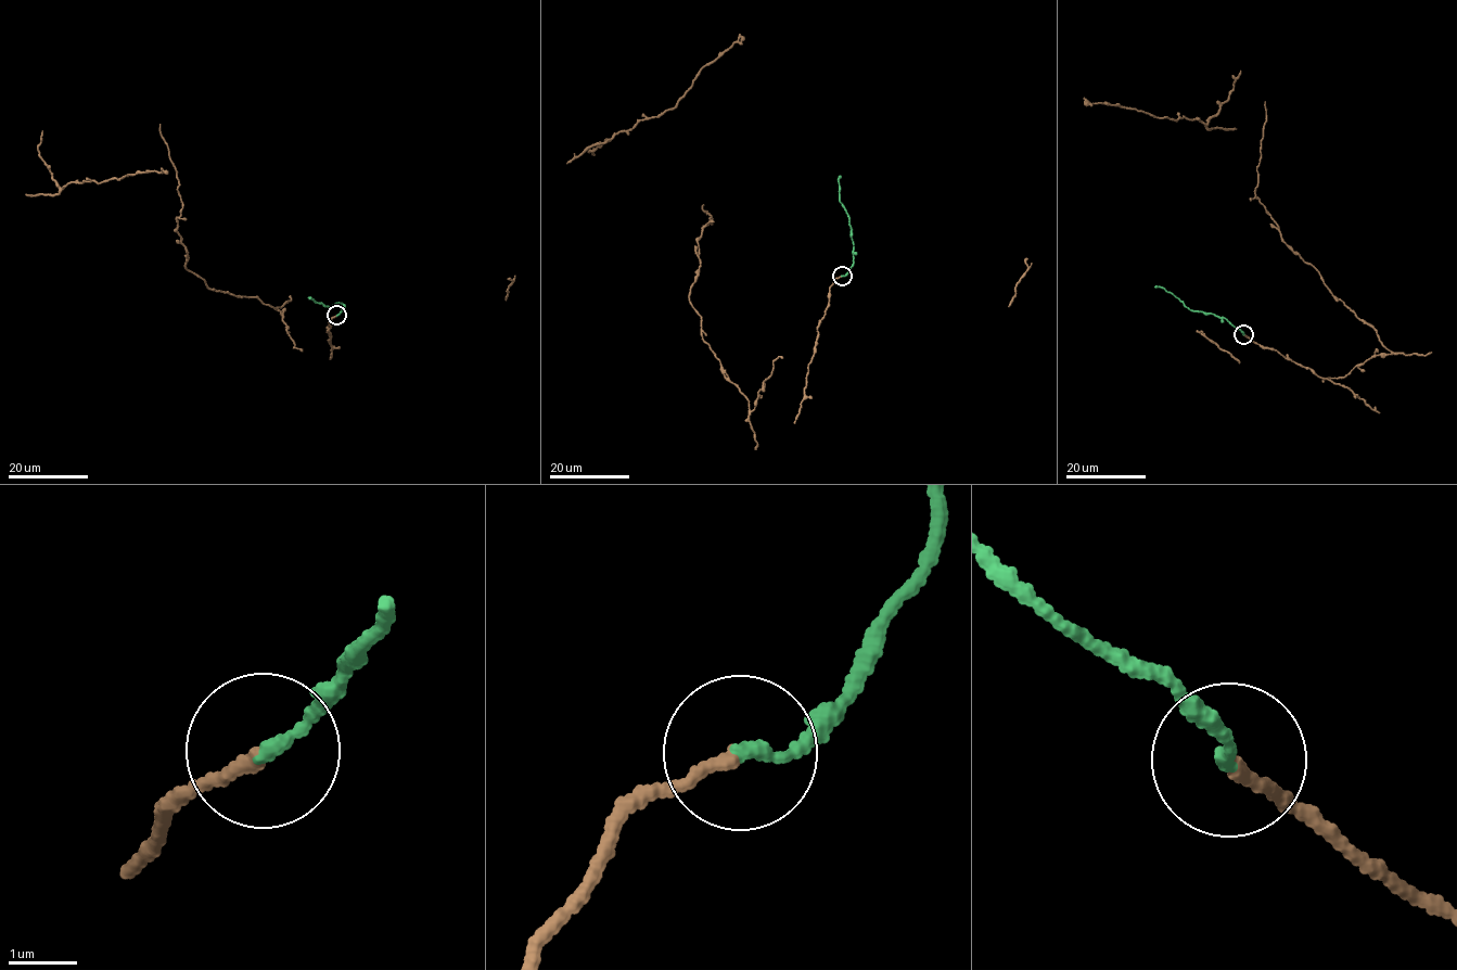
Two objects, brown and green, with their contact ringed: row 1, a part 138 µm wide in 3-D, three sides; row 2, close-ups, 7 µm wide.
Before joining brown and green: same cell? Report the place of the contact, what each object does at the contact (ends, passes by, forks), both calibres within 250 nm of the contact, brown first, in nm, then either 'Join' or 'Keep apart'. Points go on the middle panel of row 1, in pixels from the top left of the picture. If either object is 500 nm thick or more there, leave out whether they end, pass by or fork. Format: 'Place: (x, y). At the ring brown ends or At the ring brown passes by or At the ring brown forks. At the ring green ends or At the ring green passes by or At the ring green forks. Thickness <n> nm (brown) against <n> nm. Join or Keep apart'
Place: (842, 276). At the ring brown ends. At the ring green ends. Thickness 180 nm (brown) against 190 nm. Join

